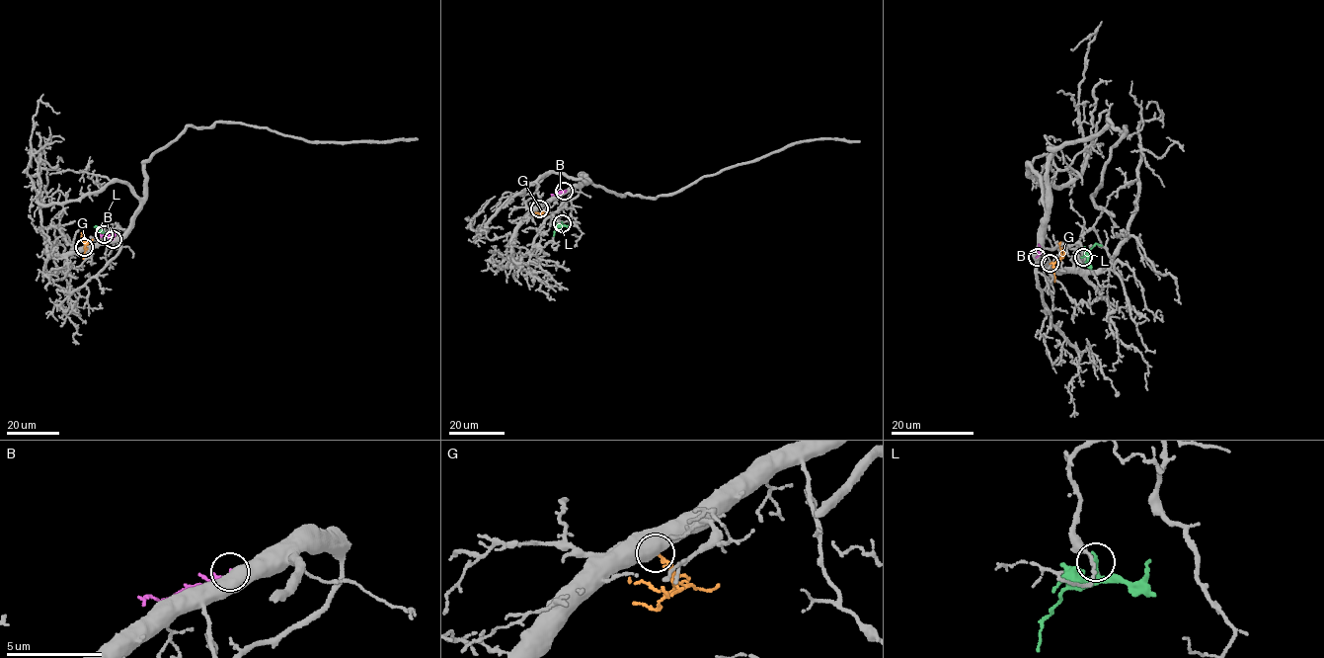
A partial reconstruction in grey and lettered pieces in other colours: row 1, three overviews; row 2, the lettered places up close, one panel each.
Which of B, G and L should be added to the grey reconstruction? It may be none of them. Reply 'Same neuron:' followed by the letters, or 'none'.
Same neuron: G

